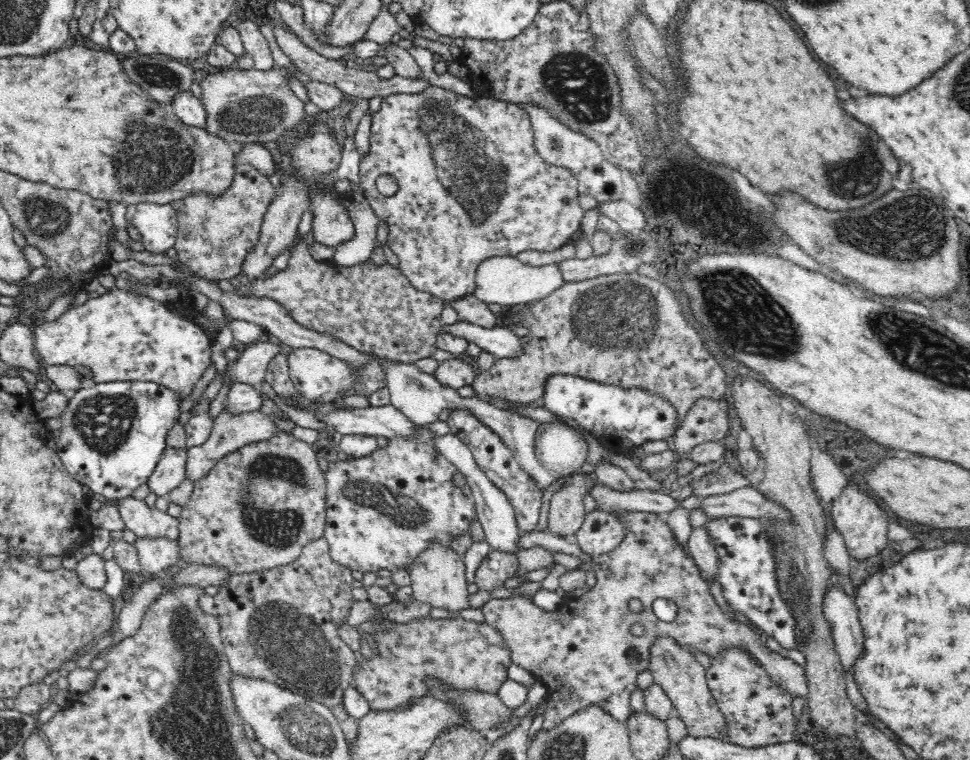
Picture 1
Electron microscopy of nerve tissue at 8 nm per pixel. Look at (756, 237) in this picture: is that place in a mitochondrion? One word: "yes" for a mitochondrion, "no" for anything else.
no

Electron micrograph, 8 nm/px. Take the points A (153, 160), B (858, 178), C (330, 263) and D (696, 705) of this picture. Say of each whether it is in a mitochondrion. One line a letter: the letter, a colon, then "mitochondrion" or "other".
A: mitochondrion
B: mitochondrion
C: other
D: other

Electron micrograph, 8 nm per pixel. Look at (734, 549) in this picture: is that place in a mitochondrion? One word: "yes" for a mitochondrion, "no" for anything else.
no

